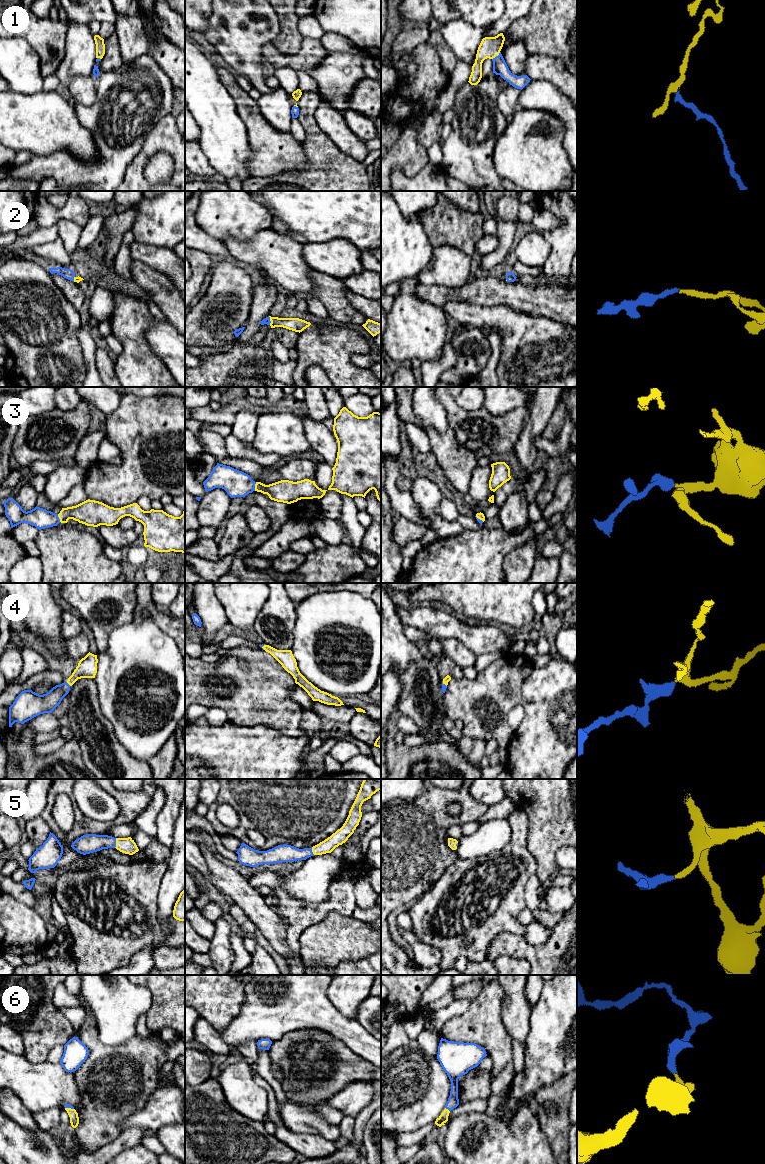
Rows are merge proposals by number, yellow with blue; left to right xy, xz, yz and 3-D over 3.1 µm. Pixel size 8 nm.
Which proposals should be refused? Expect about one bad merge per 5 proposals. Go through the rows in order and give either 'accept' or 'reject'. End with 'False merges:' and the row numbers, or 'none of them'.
1: accept
2: accept
3: accept
4: accept
5: accept
6: accept
False merges: none of them

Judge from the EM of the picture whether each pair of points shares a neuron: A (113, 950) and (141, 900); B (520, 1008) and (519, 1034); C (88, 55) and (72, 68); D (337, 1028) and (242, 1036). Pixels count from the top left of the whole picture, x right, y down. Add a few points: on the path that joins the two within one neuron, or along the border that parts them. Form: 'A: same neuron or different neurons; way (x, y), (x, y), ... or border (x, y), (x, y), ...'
A: same neuron; way (126, 937), (132, 933), (131, 915), (133, 913)
B: same neuron; way (519, 1014), (519, 1028)
C: same neuron; way (84, 56), (76, 64)
D: same neuron; way (313, 1018), (266, 1018)

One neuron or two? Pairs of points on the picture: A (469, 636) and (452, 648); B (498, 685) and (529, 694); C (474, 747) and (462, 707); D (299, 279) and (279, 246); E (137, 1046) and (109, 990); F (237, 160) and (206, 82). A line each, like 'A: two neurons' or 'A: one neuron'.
A: two neurons
B: two neurons
C: two neurons
D: one neuron
E: two neurons
F: one neuron

